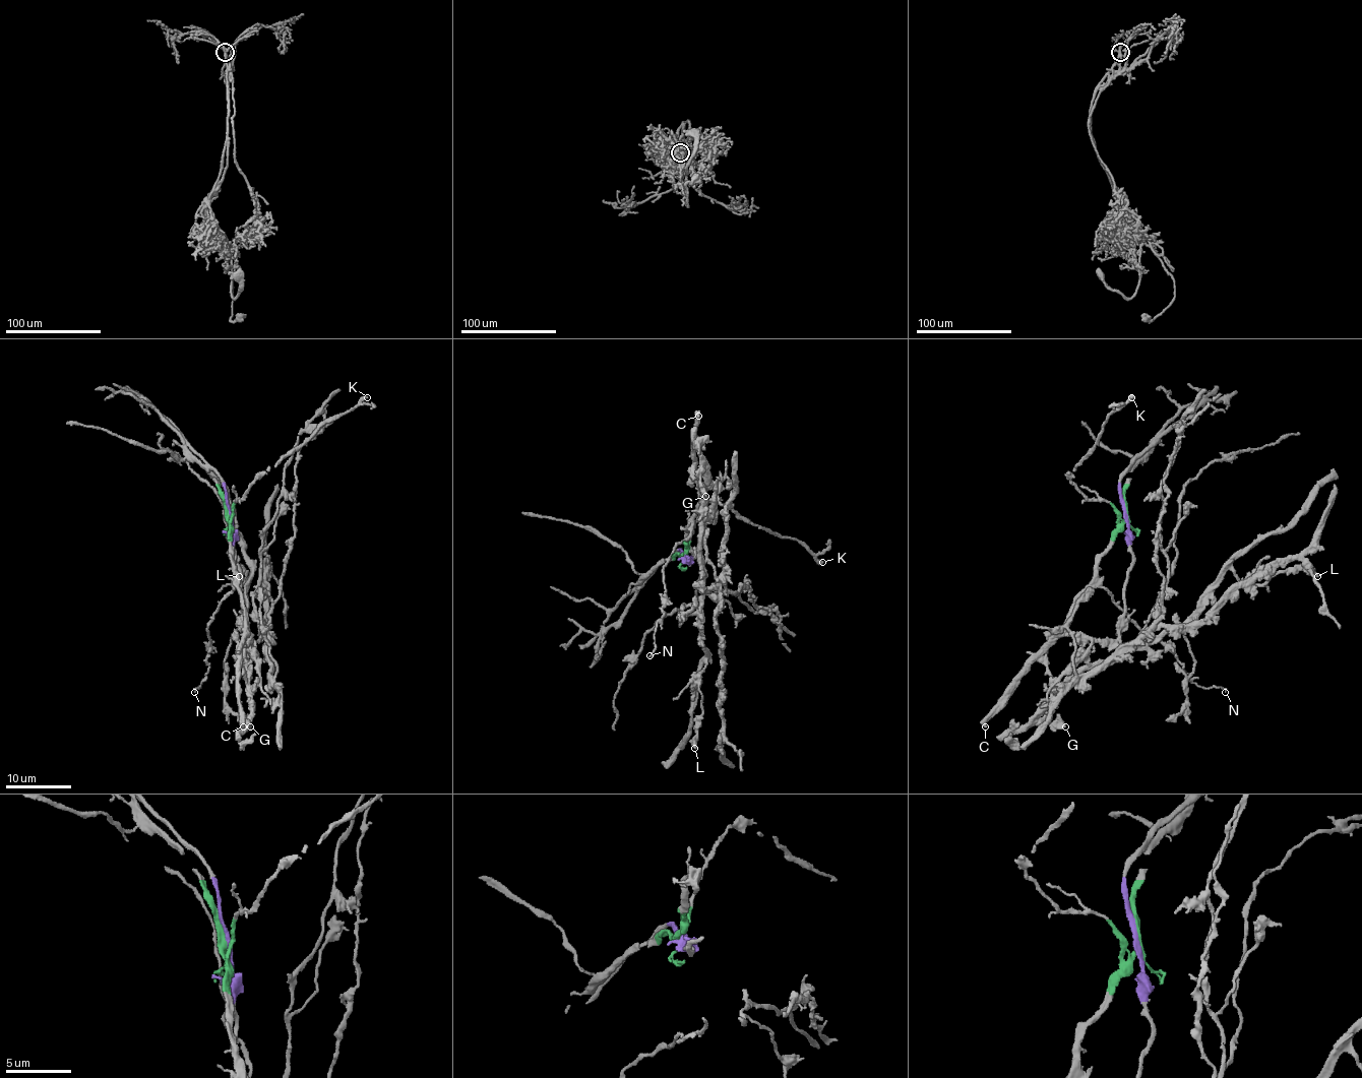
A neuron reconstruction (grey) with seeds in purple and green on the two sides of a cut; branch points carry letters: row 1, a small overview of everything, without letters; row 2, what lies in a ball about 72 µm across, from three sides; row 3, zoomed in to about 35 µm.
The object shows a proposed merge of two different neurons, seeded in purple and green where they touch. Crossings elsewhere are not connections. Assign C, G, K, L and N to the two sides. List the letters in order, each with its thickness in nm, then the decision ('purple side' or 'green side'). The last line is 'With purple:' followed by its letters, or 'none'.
C: calibre 380 nm; green side
G: calibre 440 nm; purple side
K: calibre 420 nm; green side
L: calibre 400 nm; purple side
N: calibre 120 nm; green side
With purple: G, L

